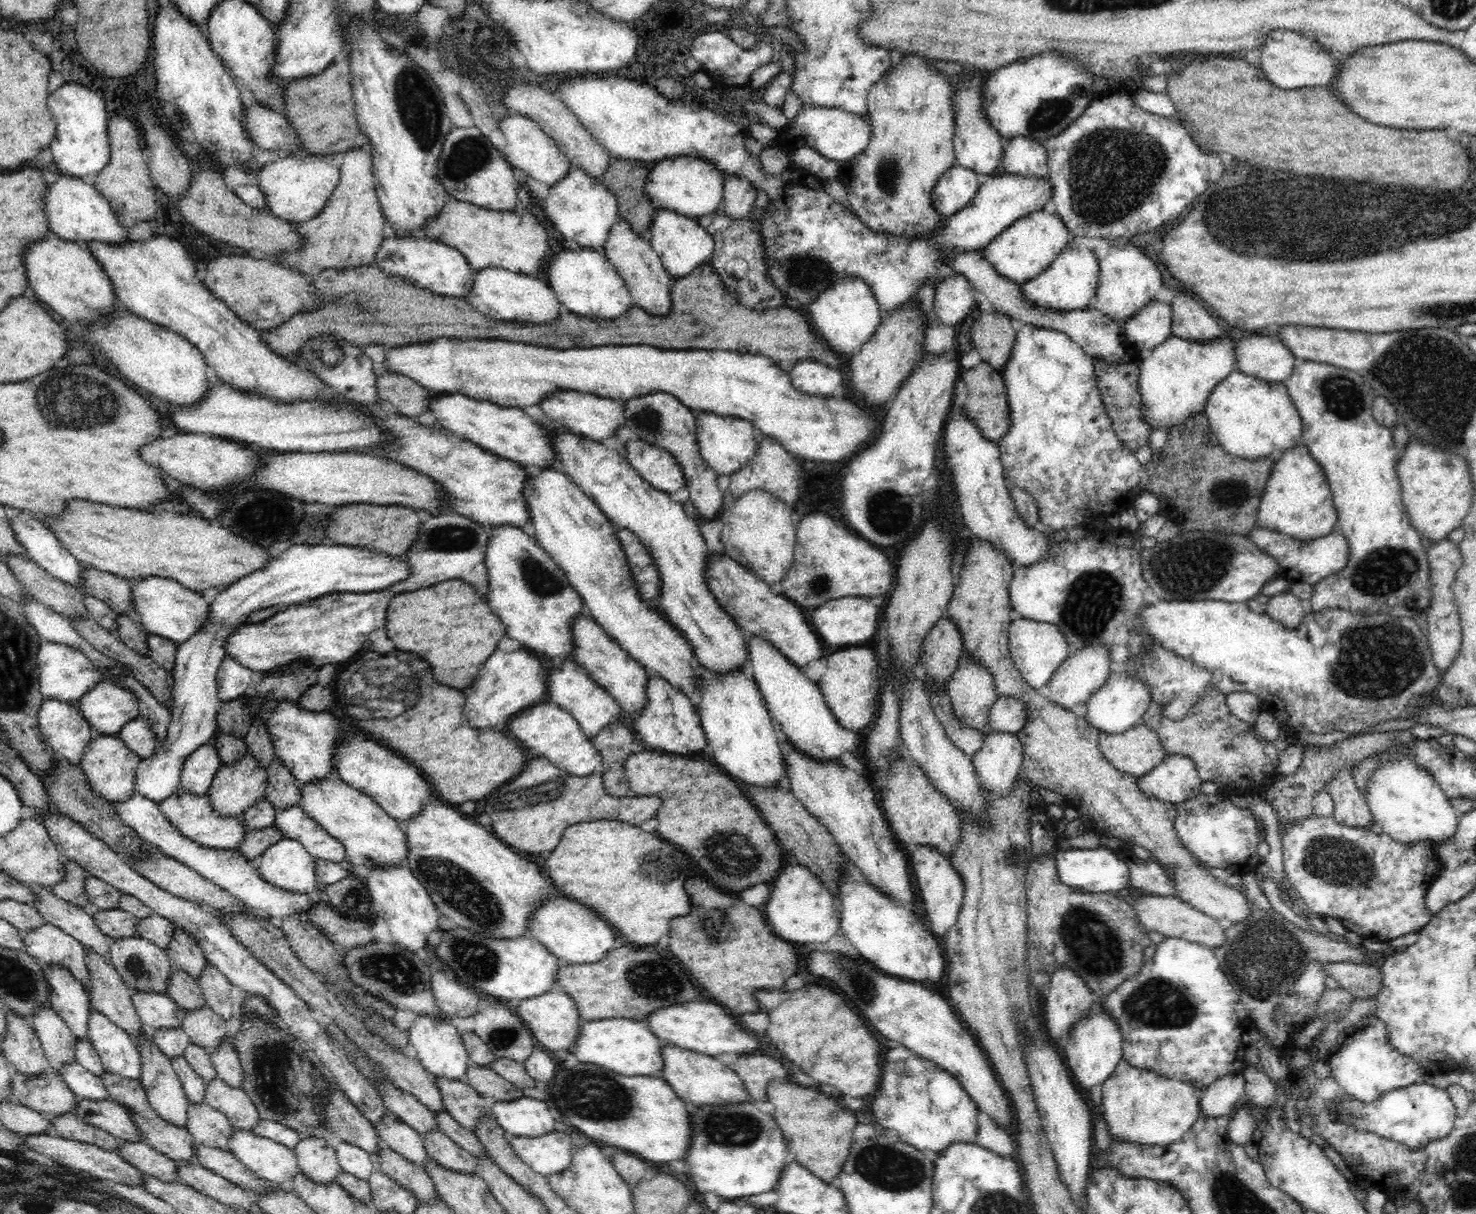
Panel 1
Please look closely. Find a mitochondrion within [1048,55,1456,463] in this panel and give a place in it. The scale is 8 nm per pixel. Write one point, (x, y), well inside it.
(1112, 171)

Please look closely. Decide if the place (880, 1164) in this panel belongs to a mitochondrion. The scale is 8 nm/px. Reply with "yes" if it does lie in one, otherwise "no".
yes

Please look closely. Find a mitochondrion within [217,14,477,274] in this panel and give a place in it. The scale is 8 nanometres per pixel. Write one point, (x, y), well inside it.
(417, 102)

